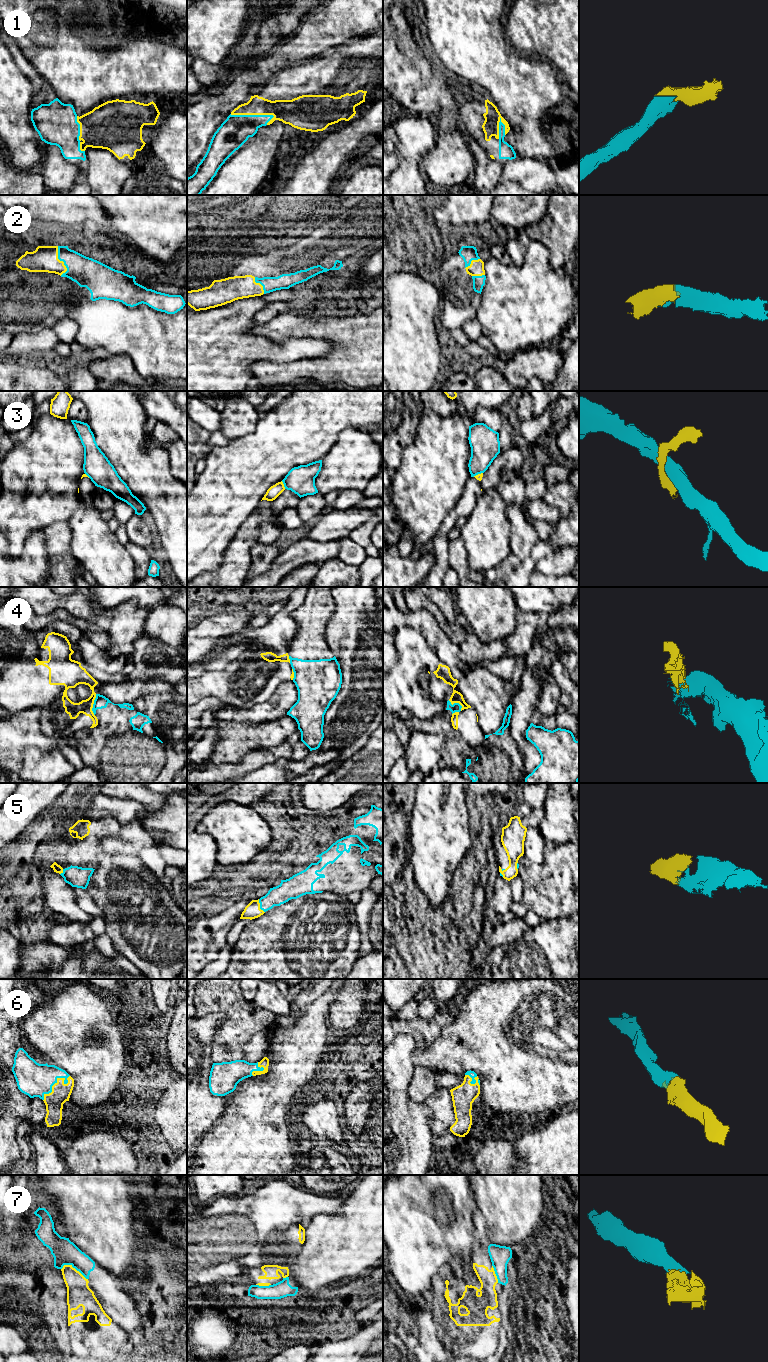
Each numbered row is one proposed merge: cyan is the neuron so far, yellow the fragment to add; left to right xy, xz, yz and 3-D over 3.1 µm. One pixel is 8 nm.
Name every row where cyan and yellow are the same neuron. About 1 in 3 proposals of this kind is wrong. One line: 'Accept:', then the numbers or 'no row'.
Accept: 1, 2, 3, 5, 6

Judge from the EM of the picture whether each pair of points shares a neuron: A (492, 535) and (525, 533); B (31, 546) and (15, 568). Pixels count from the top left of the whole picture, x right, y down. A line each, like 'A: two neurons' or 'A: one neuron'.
A: two neurons
B: one neuron

